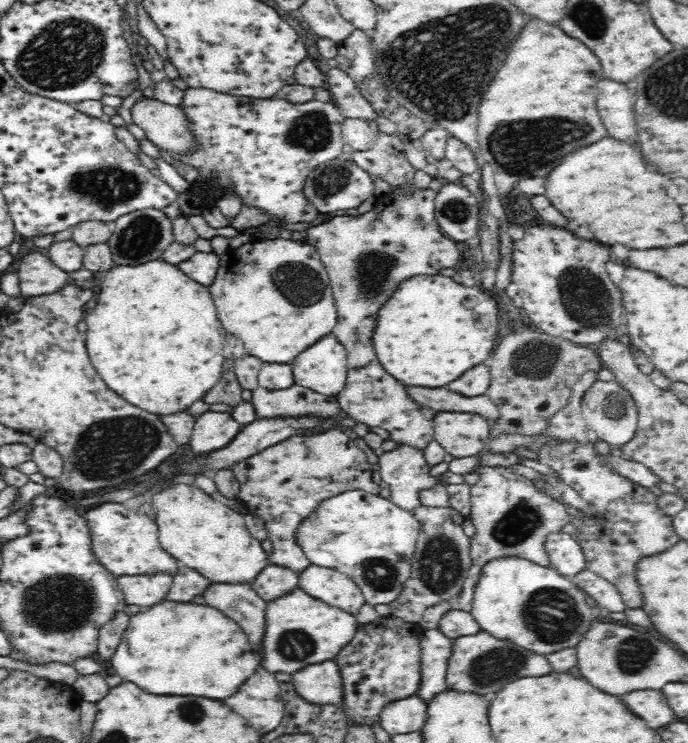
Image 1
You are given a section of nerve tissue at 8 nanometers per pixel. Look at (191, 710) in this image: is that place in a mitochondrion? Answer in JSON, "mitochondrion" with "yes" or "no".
{"mitochondrion":"yes"}

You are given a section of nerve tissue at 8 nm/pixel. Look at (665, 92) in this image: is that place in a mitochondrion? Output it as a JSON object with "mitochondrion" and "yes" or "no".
{"mitochondrion":"yes"}

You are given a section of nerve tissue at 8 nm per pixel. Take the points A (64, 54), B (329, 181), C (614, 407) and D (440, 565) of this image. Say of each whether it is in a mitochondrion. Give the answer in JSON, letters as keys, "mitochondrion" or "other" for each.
{"A":"mitochondrion","B":"mitochondrion","C":"mitochondrion","D":"mitochondrion"}

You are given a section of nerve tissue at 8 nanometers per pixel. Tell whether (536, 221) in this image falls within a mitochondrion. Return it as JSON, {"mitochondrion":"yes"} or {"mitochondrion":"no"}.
{"mitochondrion":"no"}

